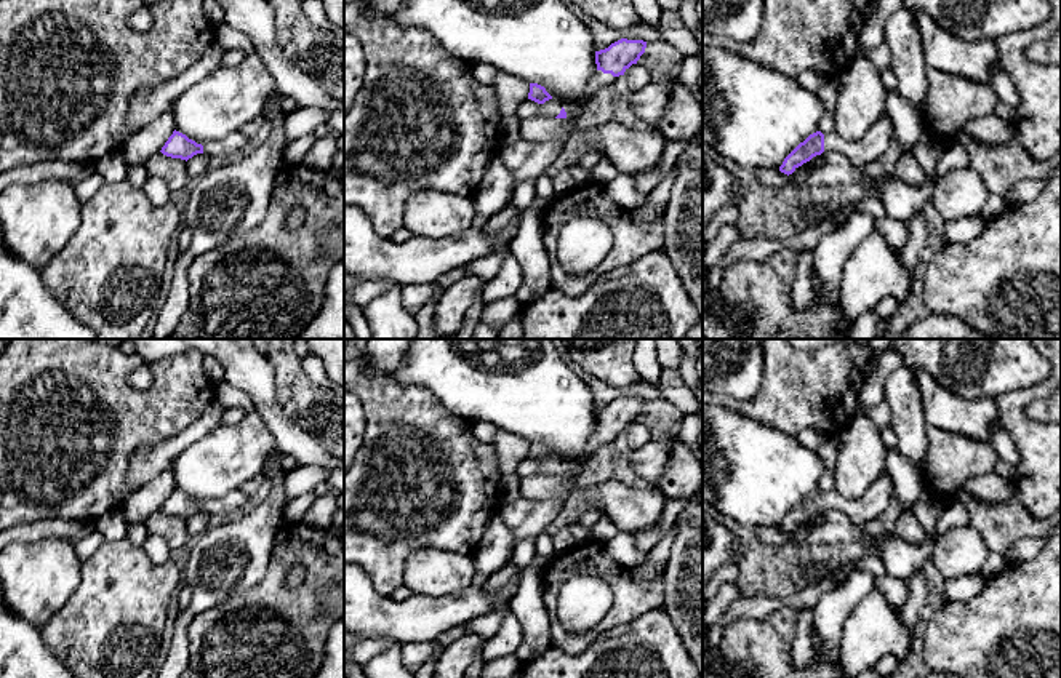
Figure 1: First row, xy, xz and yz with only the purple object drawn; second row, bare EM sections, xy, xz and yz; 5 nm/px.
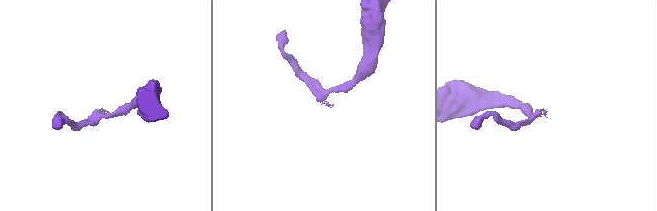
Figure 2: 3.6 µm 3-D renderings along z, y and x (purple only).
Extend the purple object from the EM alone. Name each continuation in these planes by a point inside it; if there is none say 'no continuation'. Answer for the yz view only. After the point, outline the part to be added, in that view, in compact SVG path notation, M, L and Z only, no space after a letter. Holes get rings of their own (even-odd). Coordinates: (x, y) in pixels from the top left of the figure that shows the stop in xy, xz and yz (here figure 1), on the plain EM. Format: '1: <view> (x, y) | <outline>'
1: yz (876, 499) | M885 472L859 499L848 501L837 491L824 493L824 510L837 508L843 512L855 524L866 526L885 512L893 494L893 480Z

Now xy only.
no continuation

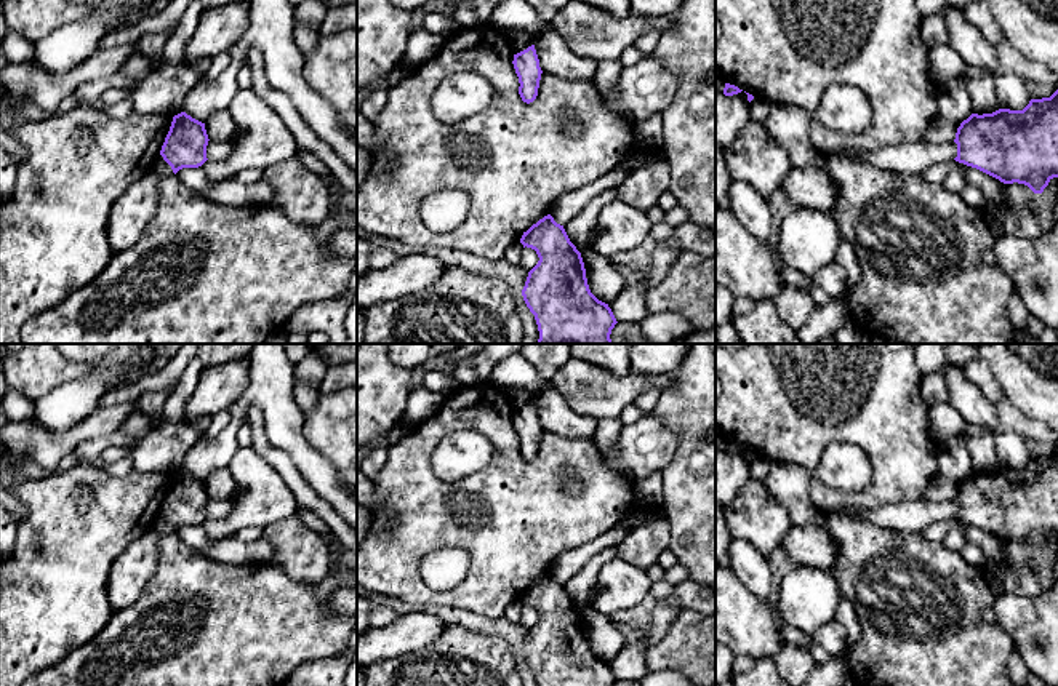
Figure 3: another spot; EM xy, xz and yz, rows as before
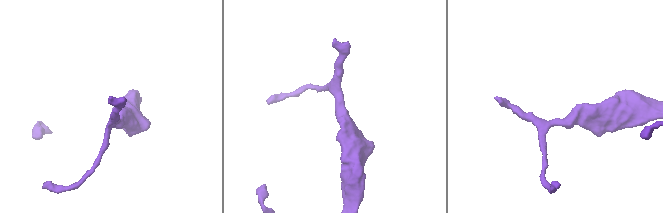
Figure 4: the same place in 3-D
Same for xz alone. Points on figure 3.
no continuation

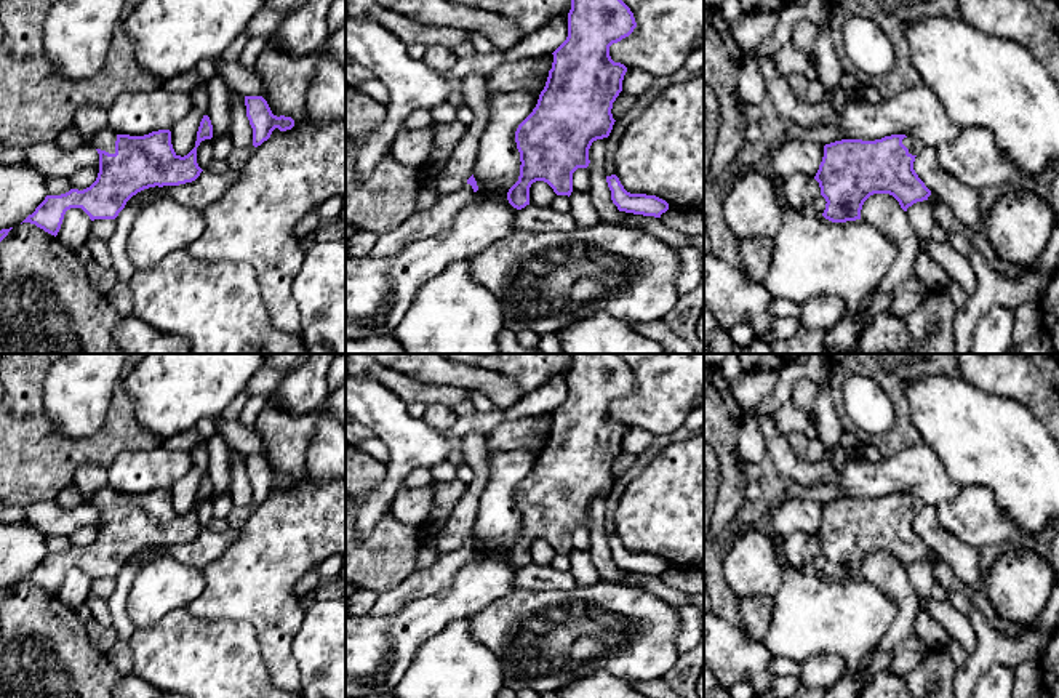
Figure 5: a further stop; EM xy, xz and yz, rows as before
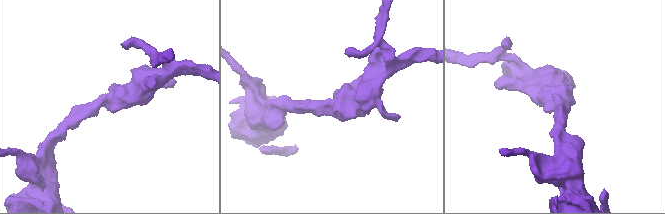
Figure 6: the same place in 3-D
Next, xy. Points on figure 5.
1: xy (104, 498) | M109 487L99 488L91 496L91 503L96 507L106 509L109 512L115 512L115 499L117 499L117 491L110 490Z

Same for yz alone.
1: yz (914, 505) | M910 495L904 496L902 503L909 507L909 512L912 514L918 514L925 507L925 503L921 499Z

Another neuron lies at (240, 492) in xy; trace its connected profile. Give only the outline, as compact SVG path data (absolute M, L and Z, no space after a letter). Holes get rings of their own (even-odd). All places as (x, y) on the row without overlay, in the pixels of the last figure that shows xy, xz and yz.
M230 448L230 501L235 507L253 504L253 487L246 475L245 455Z

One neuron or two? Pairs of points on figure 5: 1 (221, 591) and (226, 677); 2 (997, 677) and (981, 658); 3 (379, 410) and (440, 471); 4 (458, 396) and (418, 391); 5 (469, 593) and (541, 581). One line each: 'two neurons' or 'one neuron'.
1: two neurons
2: two neurons
3: two neurons
4: one neuron
5: two neurons

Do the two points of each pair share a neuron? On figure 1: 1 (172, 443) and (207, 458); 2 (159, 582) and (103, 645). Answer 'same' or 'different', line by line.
1: different
2: same

